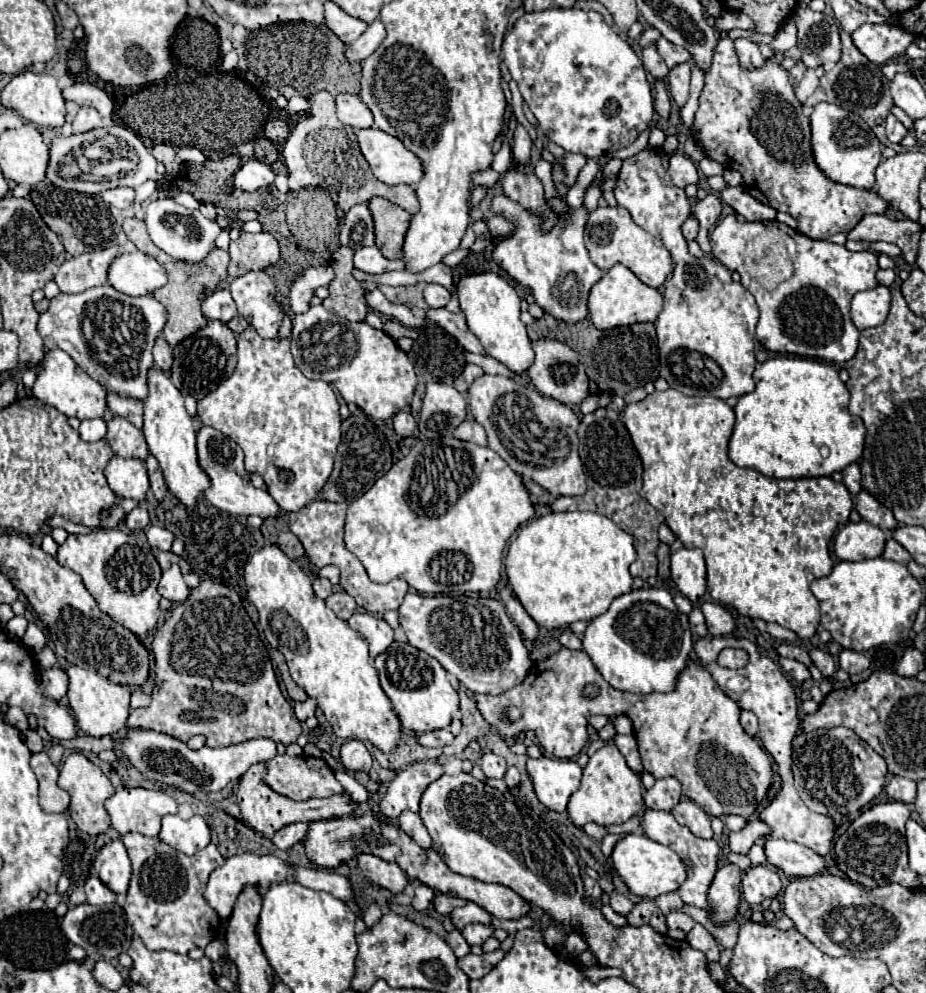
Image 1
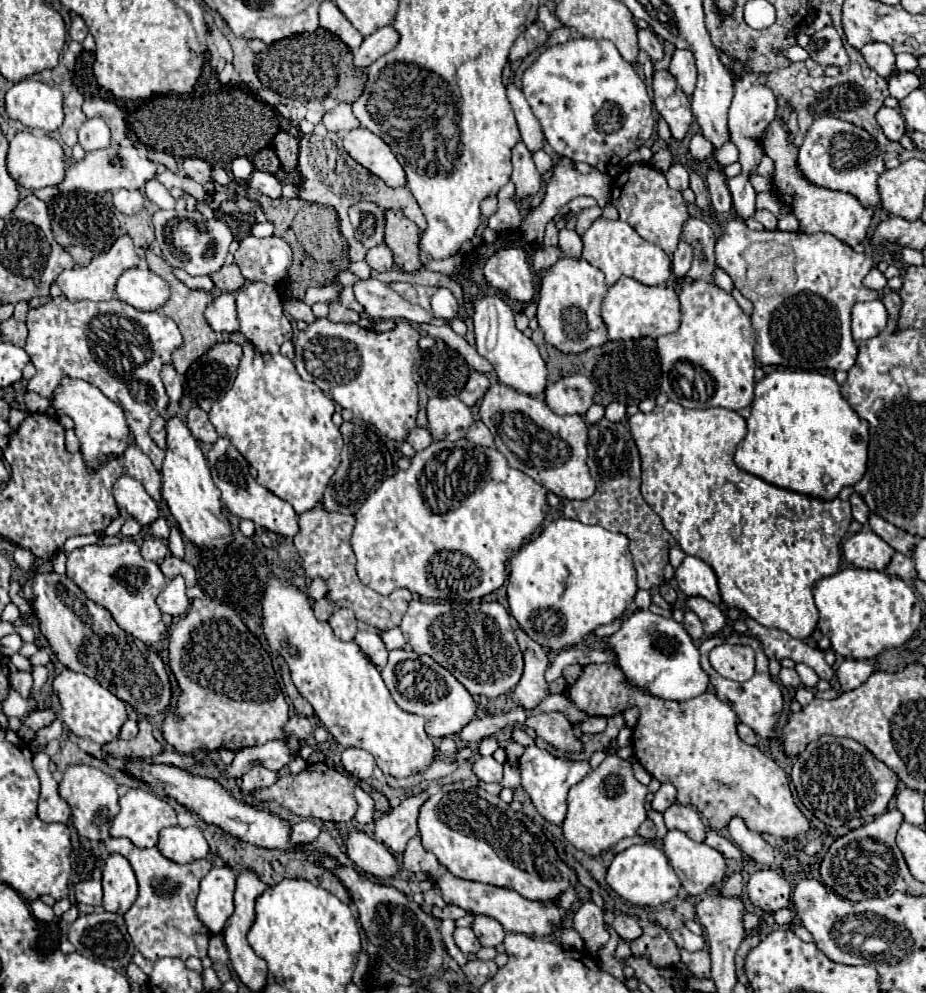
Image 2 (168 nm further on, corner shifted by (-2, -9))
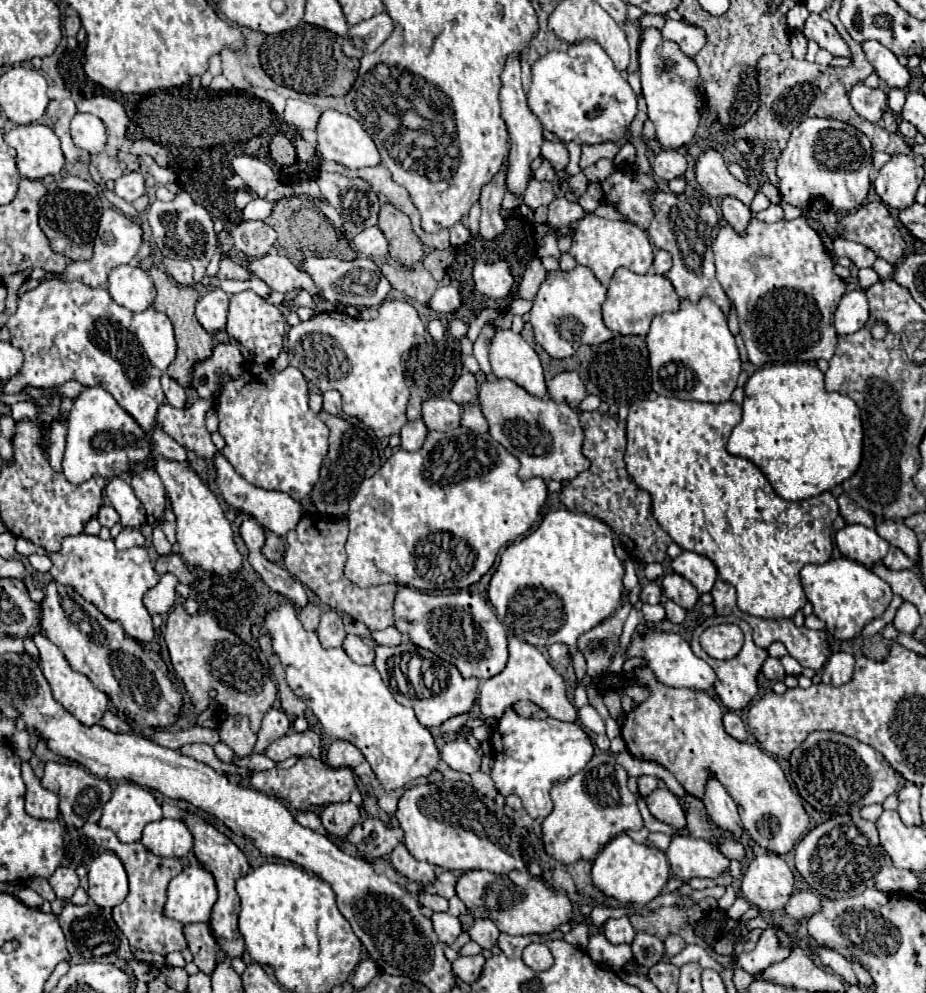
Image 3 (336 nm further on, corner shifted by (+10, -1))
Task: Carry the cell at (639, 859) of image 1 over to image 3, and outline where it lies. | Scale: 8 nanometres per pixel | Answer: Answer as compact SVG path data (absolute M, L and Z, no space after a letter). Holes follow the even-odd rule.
M618 834L612 838L596 856L592 864L592 882L598 890L602 890L606 896L616 898L624 904L648 904L654 900L664 884L668 882L670 866L666 860L666 854L654 846L638 844L628 834Z

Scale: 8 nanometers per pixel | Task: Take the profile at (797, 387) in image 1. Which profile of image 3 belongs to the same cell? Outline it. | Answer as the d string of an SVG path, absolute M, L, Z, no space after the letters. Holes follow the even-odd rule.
M770 364L756 370L744 386L742 420L726 450L754 462L778 496L806 500L850 478L862 458L858 406L842 394L824 390L824 374L814 364Z

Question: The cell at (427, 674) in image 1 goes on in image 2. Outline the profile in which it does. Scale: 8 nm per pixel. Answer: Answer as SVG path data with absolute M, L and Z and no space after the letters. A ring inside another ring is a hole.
M392 650L388 664L382 670L382 678L402 710L426 718L426 732L434 738L458 734L476 716L472 694L430 656L420 656L412 650Z

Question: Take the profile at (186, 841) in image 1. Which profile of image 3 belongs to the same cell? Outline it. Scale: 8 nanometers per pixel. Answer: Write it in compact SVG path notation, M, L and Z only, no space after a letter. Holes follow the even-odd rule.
M162 818L144 828L142 844L156 856L182 858L192 850L192 834L182 820Z

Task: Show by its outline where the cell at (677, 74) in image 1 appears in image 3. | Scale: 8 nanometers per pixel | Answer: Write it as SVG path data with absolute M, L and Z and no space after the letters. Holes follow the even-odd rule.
M672 18L666 20L666 26L662 28L662 38L678 44L680 50L688 58L694 58L700 52L700 48L706 44L706 34L702 28L692 26L692 24L684 24L684 22L678 22Z

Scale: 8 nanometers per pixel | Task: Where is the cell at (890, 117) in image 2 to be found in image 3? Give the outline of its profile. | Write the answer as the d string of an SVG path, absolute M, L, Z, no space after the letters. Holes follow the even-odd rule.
M858 84L850 90L848 96L850 96L852 108L872 124L876 124L882 118L882 114L888 110L888 96L880 88L872 90L872 88L866 88L864 84Z

